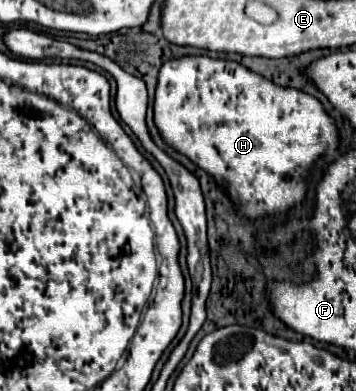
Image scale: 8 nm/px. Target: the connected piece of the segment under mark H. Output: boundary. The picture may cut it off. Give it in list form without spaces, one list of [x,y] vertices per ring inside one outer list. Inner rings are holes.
[[[184,56],[162,64],[154,100],[154,122],[162,138],[212,174],[240,204],[240,214],[250,220],[284,212],[304,200],[310,164],[322,152],[338,146],[338,130],[314,96],[294,88],[278,88],[236,62],[212,60],[208,56]]]

